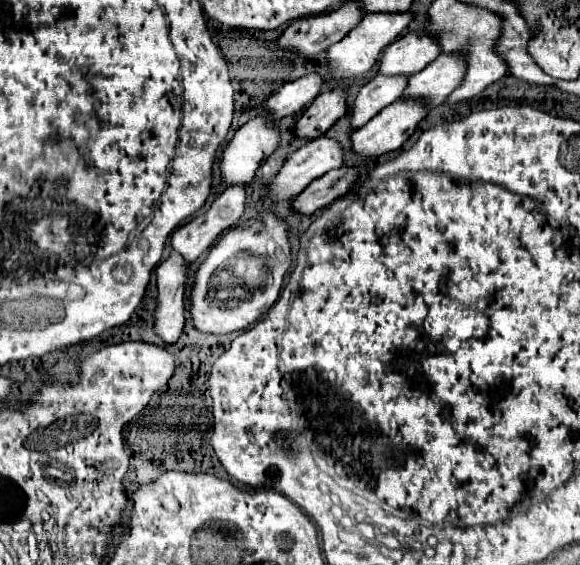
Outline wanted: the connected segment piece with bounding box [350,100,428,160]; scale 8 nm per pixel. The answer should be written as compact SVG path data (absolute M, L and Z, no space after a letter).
M392 102L364 128L358 128L350 134L352 150L366 160L398 150L410 138L416 124L426 116L426 112L428 110L420 110L416 102Z

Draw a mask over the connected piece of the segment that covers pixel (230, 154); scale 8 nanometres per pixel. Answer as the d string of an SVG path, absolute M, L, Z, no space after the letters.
M254 116L248 120L242 128L238 128L224 148L220 156L220 178L226 186L248 186L254 180L254 172L260 168L260 164L276 150L280 140L280 132L276 128L276 122L266 122L264 116Z

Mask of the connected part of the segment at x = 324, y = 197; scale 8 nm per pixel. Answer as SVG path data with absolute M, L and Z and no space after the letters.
M354 168L332 170L332 172L324 174L322 178L314 180L296 200L292 200L290 206L294 212L298 212L302 216L310 216L316 210L332 204L336 198L348 194L356 176L358 176L358 172Z

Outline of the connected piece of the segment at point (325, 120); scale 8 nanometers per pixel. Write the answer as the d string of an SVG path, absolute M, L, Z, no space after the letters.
M332 90L316 96L316 100L306 108L300 120L294 124L292 132L298 138L314 140L322 136L338 118L346 114L346 94L342 90Z

